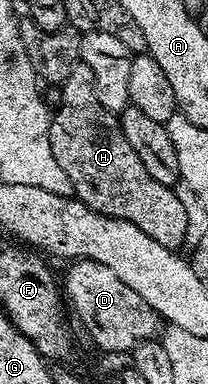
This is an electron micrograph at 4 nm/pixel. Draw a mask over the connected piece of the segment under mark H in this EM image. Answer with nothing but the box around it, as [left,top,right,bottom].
[49,61,187,247]

